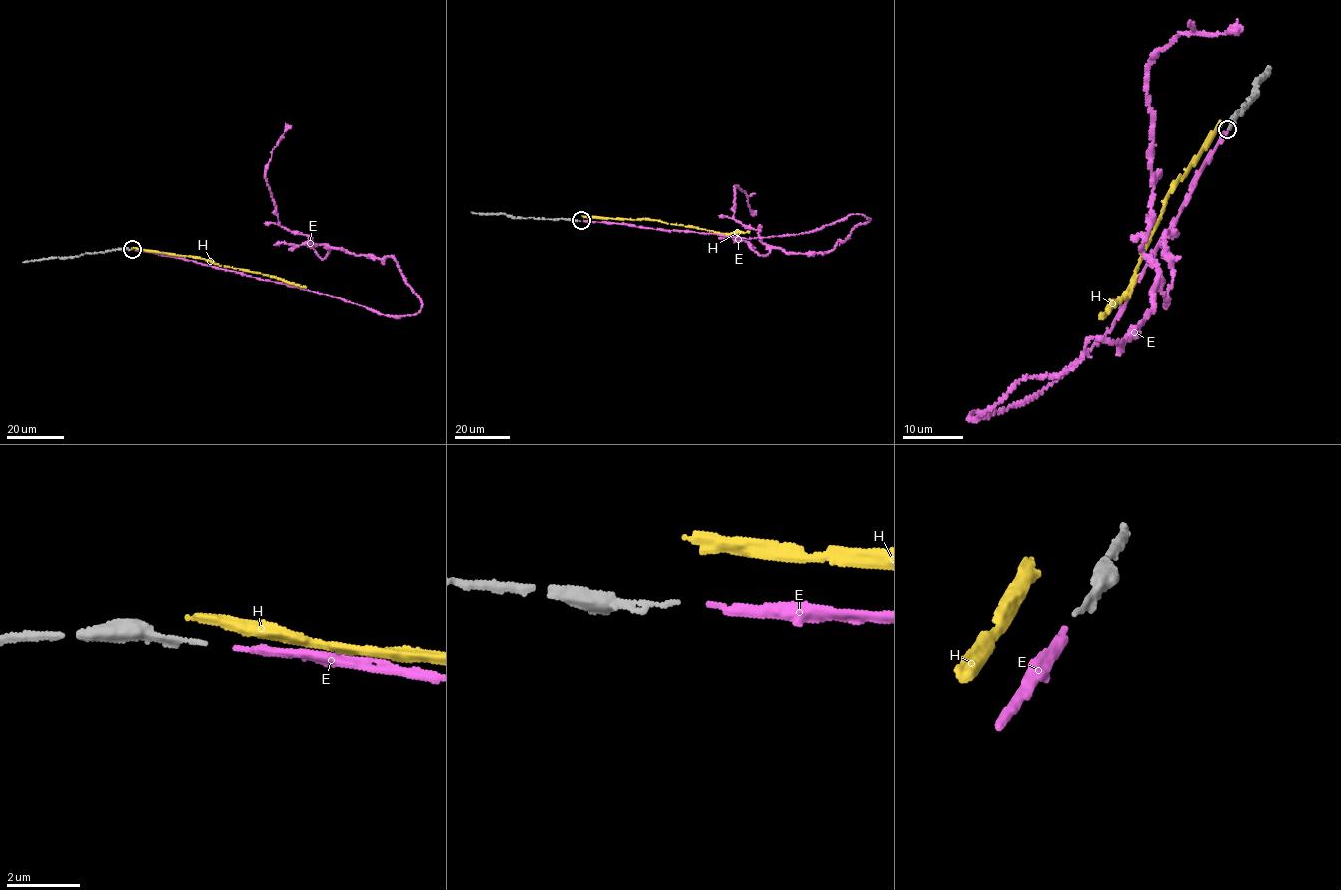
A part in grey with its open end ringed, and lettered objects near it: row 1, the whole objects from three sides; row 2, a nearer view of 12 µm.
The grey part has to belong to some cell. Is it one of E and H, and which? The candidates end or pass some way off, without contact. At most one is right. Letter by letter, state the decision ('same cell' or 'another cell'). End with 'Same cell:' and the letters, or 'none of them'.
E: same cell
H: another cell
Same cell: E

